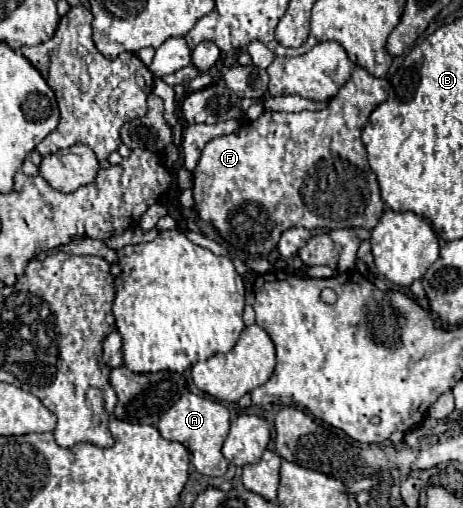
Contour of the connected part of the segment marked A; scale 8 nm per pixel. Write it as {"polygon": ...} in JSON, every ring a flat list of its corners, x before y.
{"polygon":[[185,393,159,421,159,433,167,441,177,441,185,445,191,453,191,463,201,475,223,477,227,473,227,459,221,453,221,447,229,433,229,411,221,402,211,397,201,397,195,393]]}

